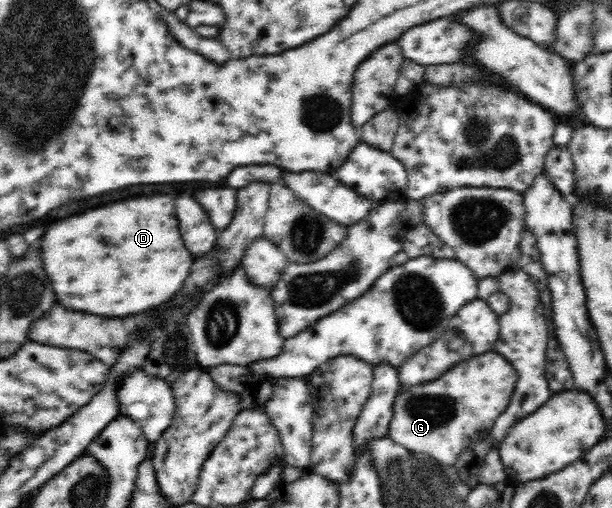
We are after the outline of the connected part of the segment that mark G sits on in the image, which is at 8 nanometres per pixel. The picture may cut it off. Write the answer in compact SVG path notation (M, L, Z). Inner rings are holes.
M492 350L453 365L438 378L430 379L394 397L388 436L414 453L424 453L453 466L462 460L466 445L481 431L491 433L492 425L509 405L517 372L502 355Z

